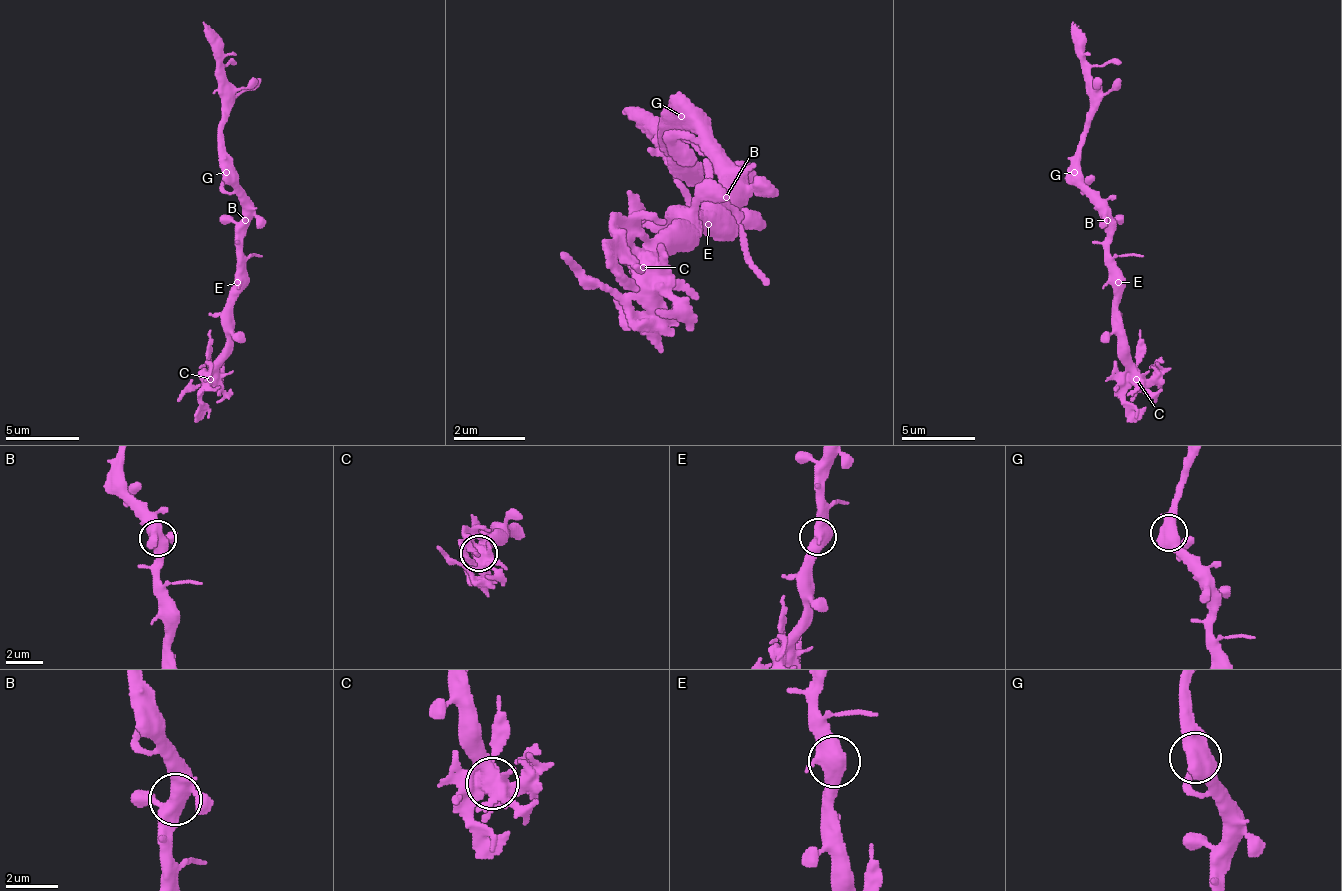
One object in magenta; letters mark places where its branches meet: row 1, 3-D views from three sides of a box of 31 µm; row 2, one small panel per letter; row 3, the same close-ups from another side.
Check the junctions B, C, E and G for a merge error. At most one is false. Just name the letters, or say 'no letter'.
C

